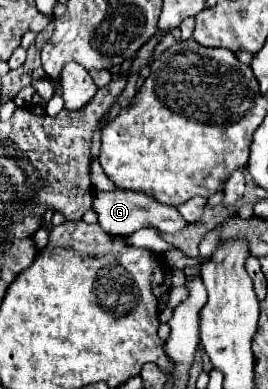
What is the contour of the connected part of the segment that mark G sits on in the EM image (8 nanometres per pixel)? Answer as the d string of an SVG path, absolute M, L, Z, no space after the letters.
M113 190L113 192L95 192L93 198L93 210L97 212L99 226L107 230L109 234L123 234L129 236L137 232L139 228L155 226L161 232L177 232L185 228L189 222L177 212L173 206L163 206L155 202L153 198L147 198L147 194L135 194L133 190Z

